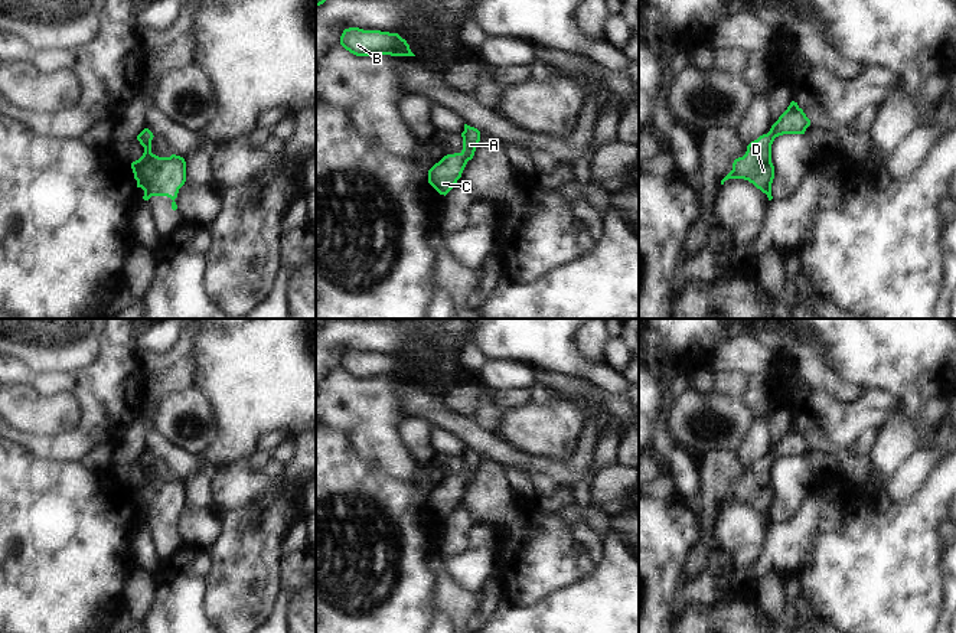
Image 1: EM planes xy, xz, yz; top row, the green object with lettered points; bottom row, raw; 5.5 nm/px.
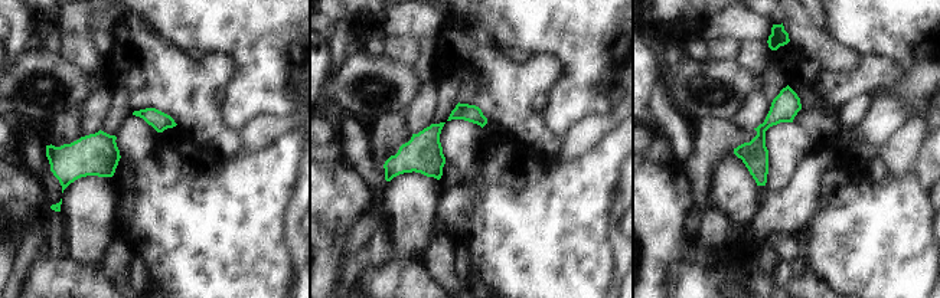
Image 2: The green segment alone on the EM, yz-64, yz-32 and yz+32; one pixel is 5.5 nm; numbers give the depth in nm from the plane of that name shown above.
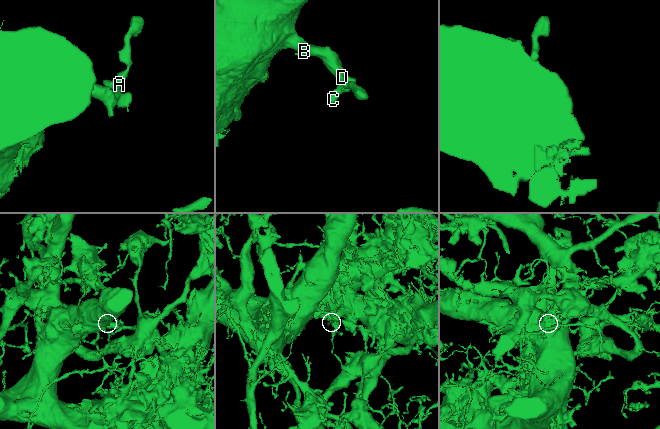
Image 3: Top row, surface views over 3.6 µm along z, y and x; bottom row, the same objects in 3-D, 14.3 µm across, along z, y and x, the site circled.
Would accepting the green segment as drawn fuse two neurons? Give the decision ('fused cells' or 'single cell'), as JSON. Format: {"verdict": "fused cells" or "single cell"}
{"verdict": "single cell"}

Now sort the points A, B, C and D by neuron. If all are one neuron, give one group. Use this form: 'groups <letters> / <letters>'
groups A B C D

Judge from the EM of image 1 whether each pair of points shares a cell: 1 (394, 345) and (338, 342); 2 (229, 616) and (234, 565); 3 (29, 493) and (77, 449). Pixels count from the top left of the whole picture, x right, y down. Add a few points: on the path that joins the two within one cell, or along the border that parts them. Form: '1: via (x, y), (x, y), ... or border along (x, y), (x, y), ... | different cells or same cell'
1: via (379, 339), (352, 339) | same cell
2: via (234, 603), (234, 578) | same cell
3: border along (31, 453), (42, 459), (78, 463) | different cells

